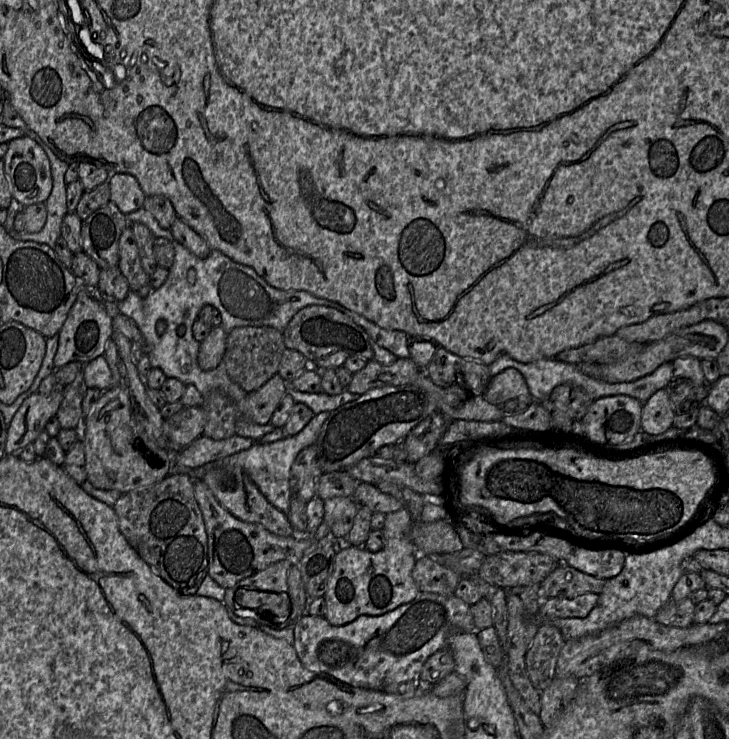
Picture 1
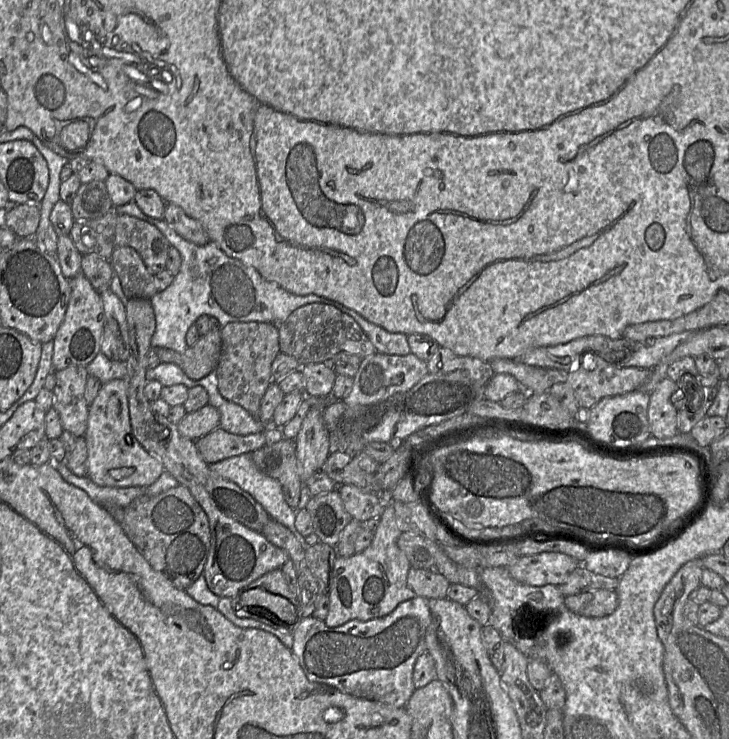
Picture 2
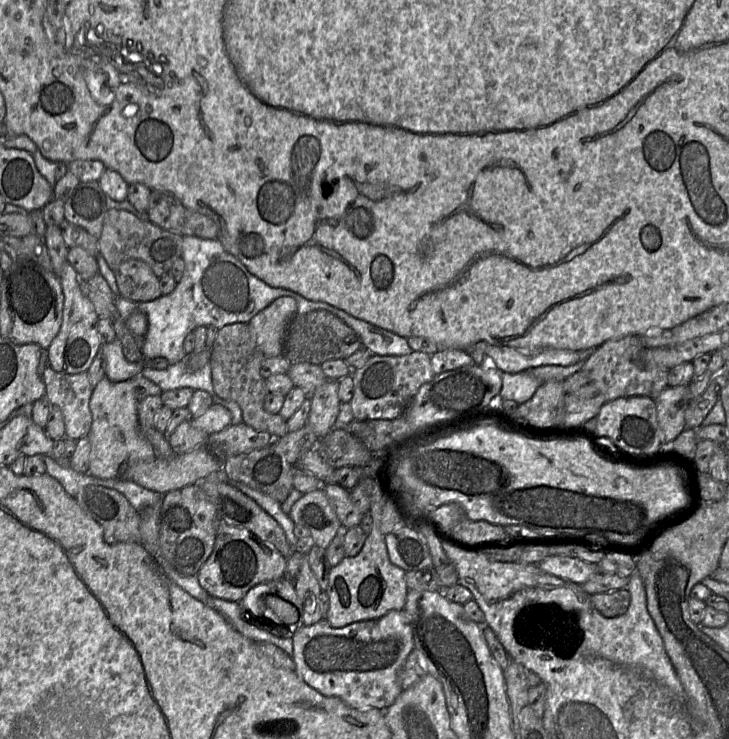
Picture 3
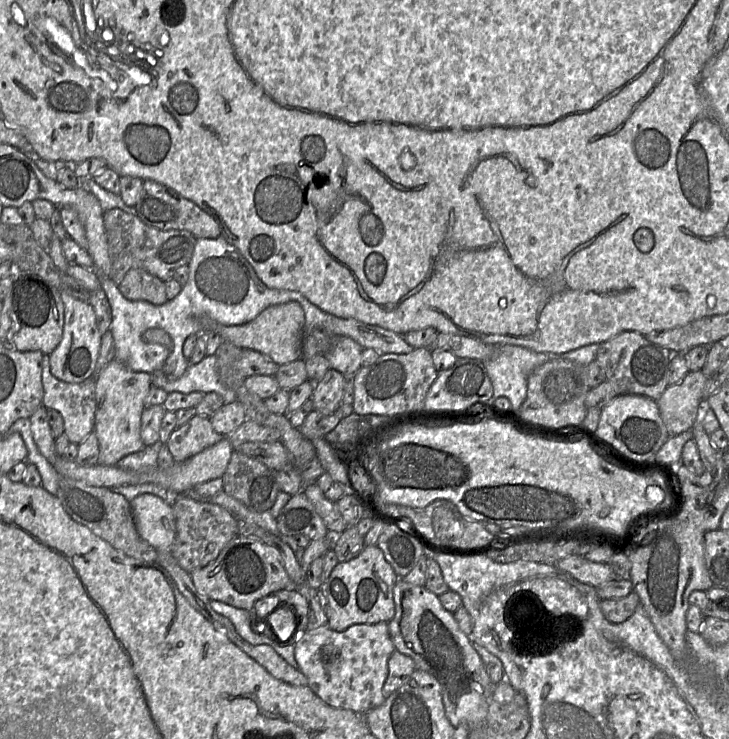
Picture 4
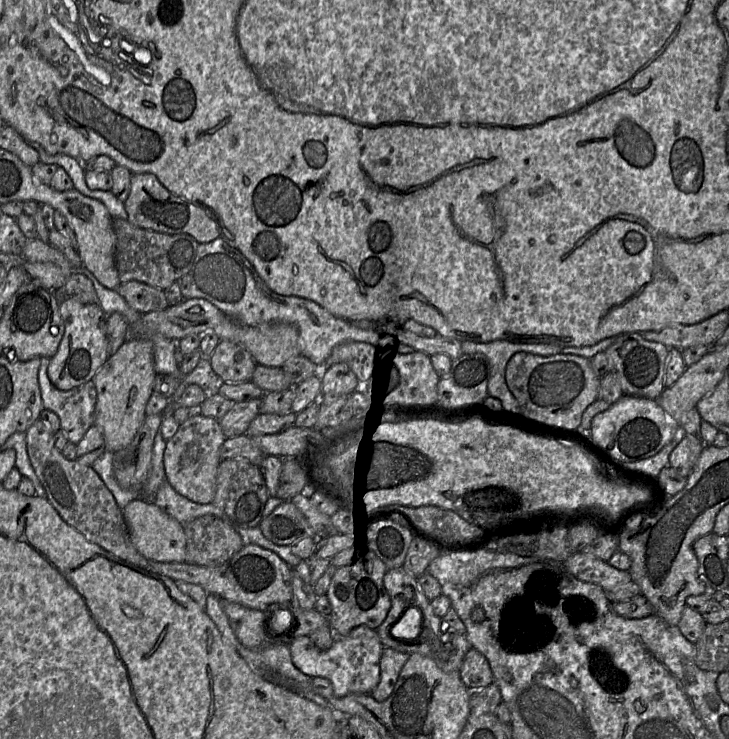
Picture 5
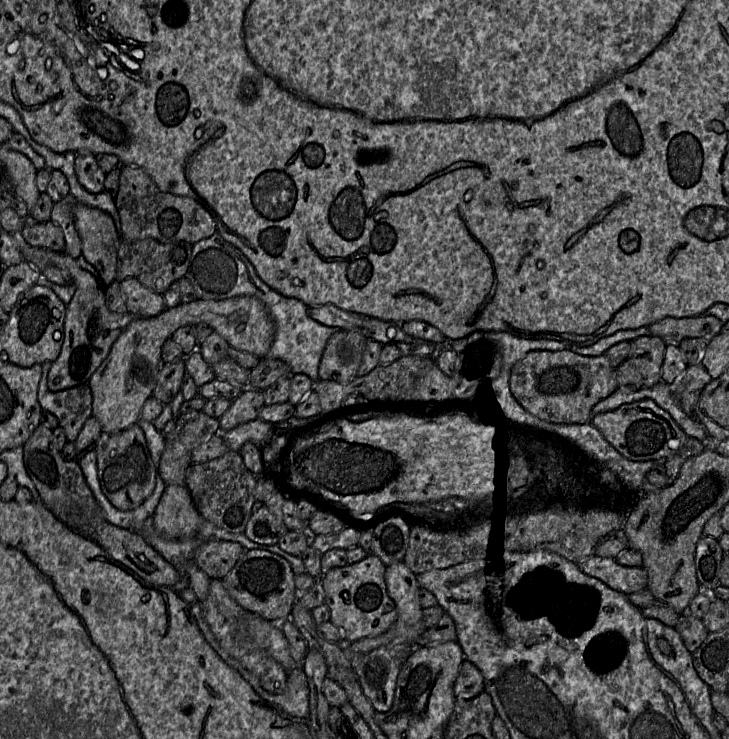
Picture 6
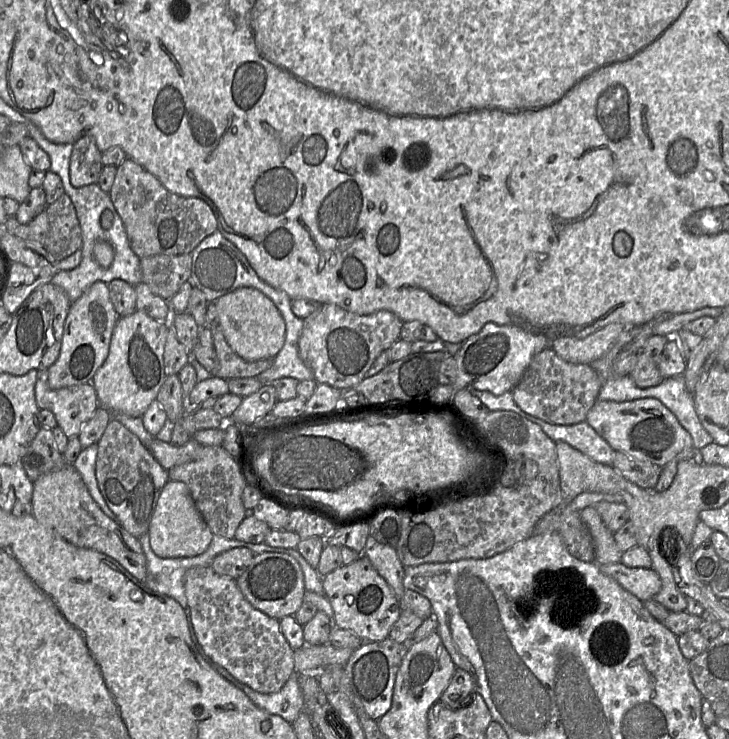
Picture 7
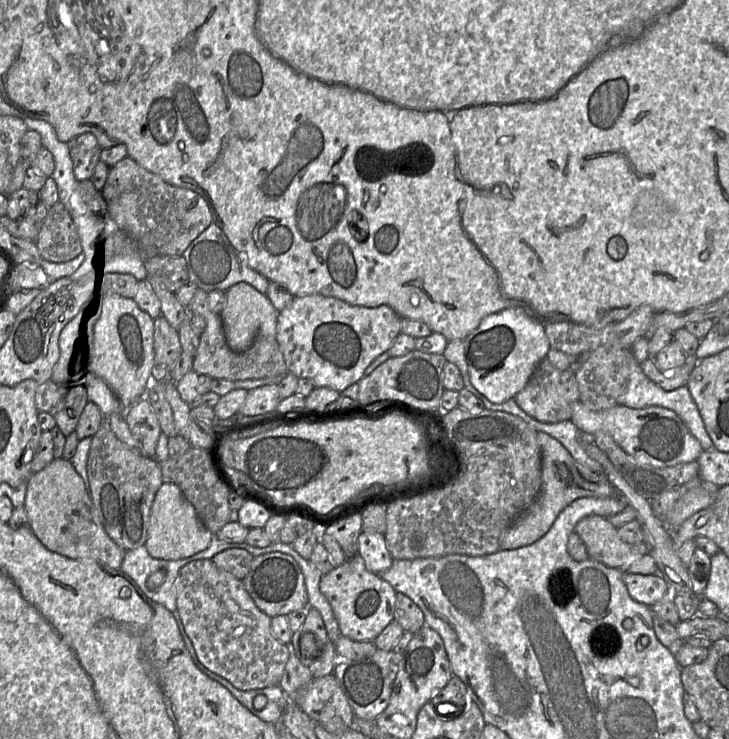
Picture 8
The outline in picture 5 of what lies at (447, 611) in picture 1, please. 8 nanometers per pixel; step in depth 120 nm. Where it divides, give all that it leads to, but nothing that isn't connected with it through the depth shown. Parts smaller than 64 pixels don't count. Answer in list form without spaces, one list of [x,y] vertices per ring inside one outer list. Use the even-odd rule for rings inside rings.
[[[358,626],[348,635],[336,637],[332,646],[327,650],[318,649],[308,635],[293,639],[289,647],[294,665],[311,678],[324,677],[330,680],[336,697],[349,694],[371,695],[379,683],[383,645],[376,630],[367,626]]]

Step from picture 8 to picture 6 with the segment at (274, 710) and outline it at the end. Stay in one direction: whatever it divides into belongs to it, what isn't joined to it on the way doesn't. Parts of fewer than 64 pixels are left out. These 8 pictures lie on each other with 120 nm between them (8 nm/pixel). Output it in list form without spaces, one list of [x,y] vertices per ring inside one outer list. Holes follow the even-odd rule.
[[[217,650],[217,653],[229,666],[239,672],[260,697],[277,705],[291,716],[308,720],[309,687],[302,666],[288,672],[287,685],[283,693],[270,693],[261,686],[258,677],[248,671],[239,661],[224,650]]]

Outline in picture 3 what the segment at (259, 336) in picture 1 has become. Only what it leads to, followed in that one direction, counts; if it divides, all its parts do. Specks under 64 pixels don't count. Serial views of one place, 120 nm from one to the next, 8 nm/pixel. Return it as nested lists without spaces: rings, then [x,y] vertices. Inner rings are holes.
[[[233,323],[218,330],[211,349],[212,386],[216,394],[229,401],[235,401],[242,410],[242,423],[256,431],[265,431],[278,438],[288,433],[286,422],[281,415],[270,414],[264,410],[267,394],[265,378],[260,370],[264,354],[259,350],[254,335],[247,323]]]

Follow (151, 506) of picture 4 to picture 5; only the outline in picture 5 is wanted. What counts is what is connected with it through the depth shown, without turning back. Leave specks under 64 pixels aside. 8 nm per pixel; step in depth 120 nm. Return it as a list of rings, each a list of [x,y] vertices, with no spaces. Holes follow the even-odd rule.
[[[141,499],[132,500],[122,511],[130,541],[142,556],[156,562],[185,562],[186,536],[183,526],[175,518],[155,503]]]

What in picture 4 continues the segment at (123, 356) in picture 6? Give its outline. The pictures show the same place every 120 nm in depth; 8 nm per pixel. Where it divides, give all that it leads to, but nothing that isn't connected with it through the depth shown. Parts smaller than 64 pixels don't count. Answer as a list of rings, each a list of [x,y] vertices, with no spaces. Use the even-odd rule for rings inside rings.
[[[110,361],[95,378],[94,429],[99,448],[98,464],[116,466],[125,456],[141,451],[145,445],[140,437],[140,418],[144,399],[150,389],[150,374],[135,372],[124,364]]]

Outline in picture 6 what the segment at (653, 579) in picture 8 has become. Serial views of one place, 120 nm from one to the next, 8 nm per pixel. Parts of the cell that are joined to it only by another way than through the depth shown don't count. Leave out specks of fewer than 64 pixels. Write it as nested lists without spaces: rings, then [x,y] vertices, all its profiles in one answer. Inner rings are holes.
[[[592,555],[578,564],[588,576],[599,579],[608,587],[625,595],[647,588],[648,574],[643,567],[625,567],[613,558]]]

